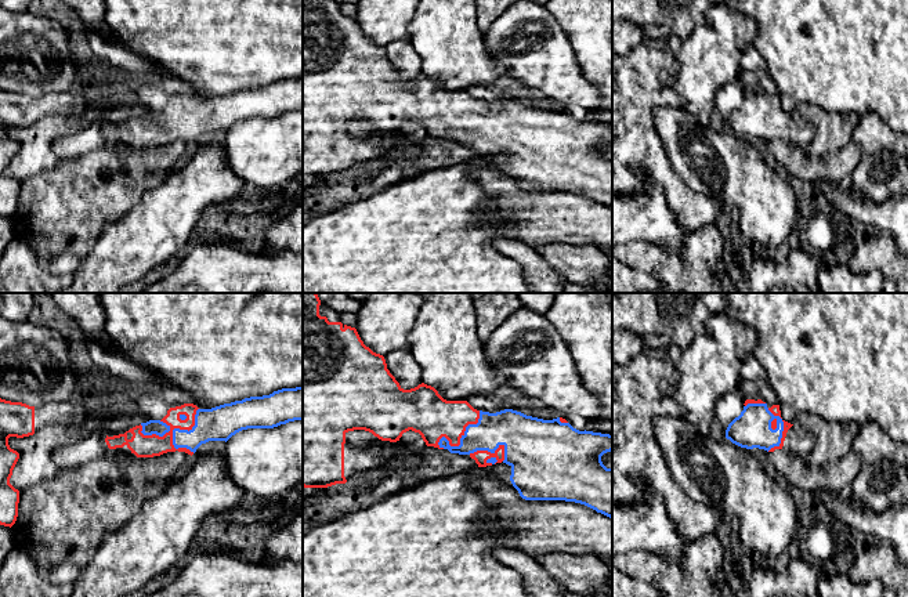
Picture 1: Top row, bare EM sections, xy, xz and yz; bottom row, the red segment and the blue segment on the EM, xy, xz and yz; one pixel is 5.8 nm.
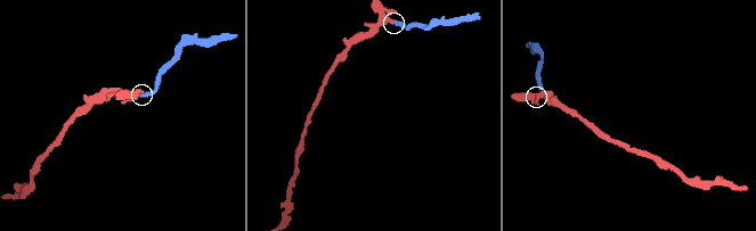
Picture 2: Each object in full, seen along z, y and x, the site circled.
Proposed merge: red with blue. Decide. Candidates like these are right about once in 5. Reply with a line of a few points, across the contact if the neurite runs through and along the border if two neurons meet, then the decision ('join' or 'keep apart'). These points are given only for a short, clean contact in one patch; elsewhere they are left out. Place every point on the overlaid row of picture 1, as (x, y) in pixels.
join

